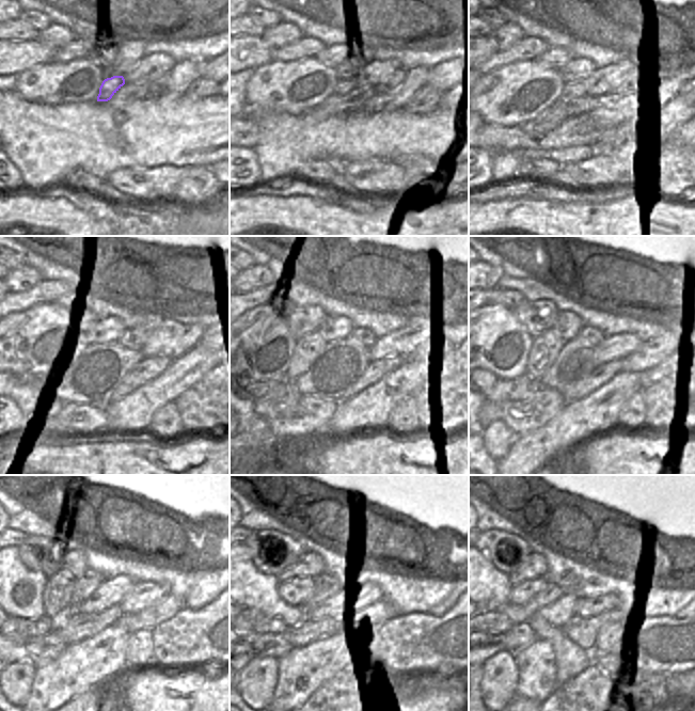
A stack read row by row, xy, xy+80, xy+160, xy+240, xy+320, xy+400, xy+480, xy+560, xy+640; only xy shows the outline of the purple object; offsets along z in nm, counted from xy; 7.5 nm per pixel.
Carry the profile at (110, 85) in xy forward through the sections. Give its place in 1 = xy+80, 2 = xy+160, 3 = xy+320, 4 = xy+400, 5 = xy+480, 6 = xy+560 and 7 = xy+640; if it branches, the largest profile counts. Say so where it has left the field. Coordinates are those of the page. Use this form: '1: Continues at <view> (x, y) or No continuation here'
1: Continues at xy+80 (343, 87)
2: Continues at xy+160 (573, 90)
3: Continues at xy+320 (310, 347)
4: Continues at xy+400 (546, 348)
5: Continues at xy+480 (58, 597)
6: Continues at xy+560 (296, 591)
7: Continues at xy+640 (521, 594)

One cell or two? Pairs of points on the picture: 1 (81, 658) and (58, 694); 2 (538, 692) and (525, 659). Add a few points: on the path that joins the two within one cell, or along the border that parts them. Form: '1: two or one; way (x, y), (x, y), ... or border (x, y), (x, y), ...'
1: one; way (80, 666), (63, 685)
2: one; way (537, 683), (536, 669), (534, 667)

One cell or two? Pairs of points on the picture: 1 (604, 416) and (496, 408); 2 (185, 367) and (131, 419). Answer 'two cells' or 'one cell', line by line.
1: two cells
2: one cell

